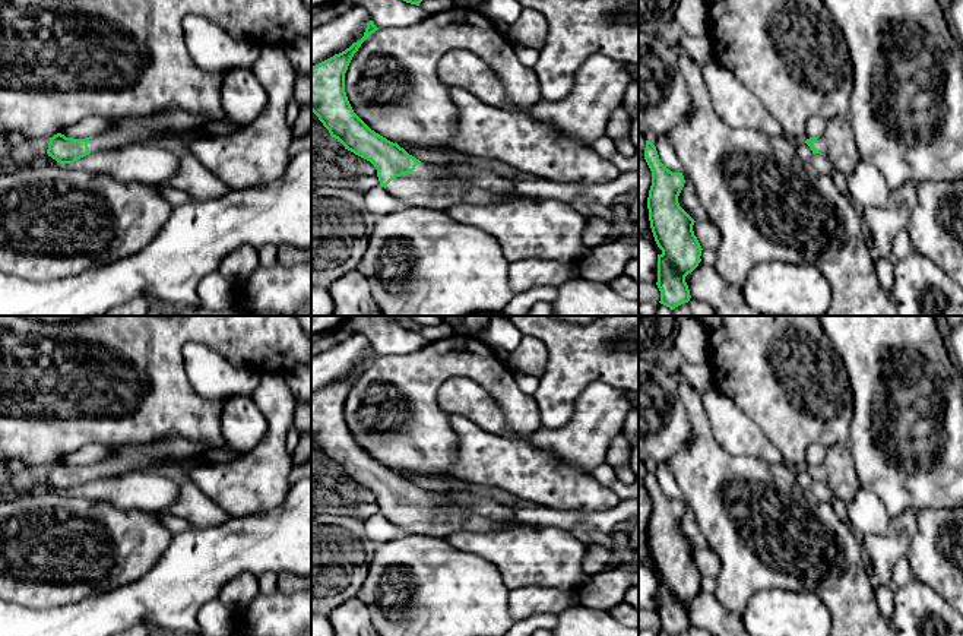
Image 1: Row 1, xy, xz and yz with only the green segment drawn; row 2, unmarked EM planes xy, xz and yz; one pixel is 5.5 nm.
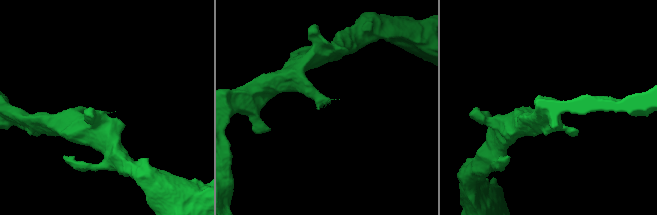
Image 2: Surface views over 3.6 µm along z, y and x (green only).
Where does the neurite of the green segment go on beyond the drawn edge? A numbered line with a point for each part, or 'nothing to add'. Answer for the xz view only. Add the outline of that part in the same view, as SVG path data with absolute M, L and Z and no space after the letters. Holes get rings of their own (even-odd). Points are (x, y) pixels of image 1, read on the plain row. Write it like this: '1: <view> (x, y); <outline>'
1: xz (428, 512); M419 490L409 501L393 506L386 518L406 534L425 534L441 538L460 531L491 532L533 526L517 519L516 506L511 516L495 520L463 507L452 509L450 504L452 491Z

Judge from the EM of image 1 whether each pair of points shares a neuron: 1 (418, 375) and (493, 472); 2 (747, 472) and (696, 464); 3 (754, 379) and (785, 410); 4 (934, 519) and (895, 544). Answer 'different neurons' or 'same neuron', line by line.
1: different neurons
2: same neuron
3: same neuron
4: different neurons

